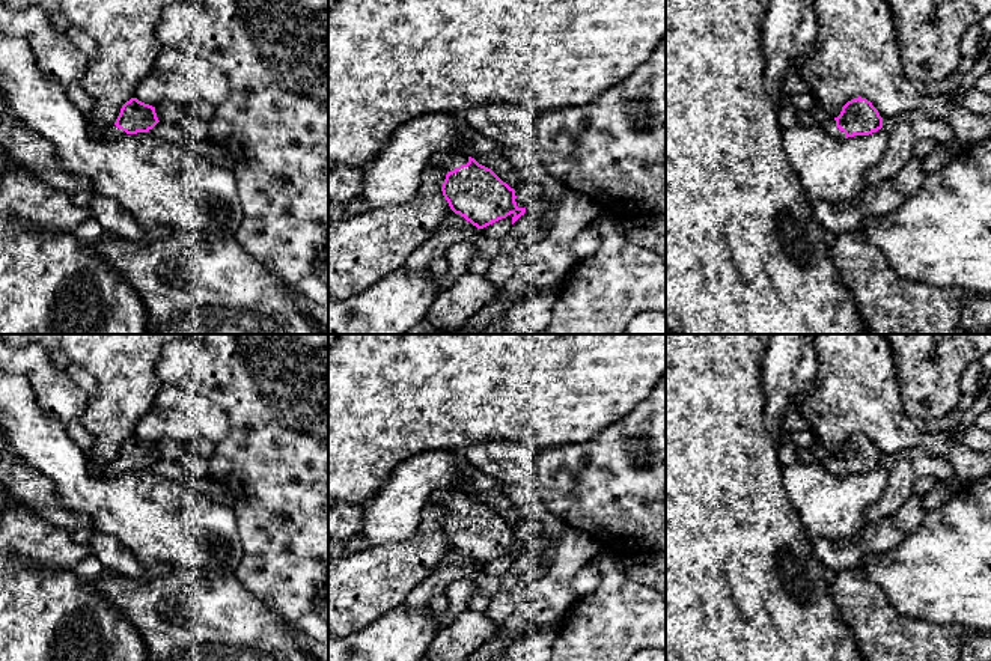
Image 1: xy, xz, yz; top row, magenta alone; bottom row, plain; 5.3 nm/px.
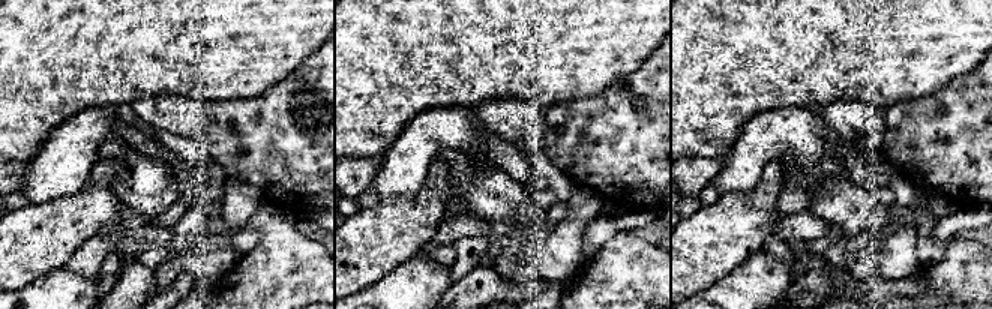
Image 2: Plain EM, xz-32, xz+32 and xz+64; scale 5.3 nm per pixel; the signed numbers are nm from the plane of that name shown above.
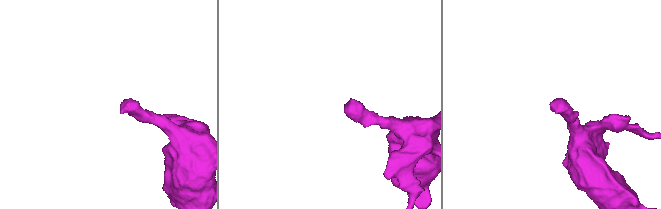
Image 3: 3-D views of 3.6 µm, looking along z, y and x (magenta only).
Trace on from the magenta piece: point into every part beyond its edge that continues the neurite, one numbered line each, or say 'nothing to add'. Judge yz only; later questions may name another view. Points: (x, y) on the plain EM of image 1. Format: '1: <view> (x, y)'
1: yz (820, 452)

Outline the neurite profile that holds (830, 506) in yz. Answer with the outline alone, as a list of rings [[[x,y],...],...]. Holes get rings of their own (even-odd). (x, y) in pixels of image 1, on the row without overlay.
[[[818,461],[783,467],[785,492],[813,539],[854,538],[868,524],[864,510],[881,498],[887,476],[883,465],[848,476],[831,474]]]

